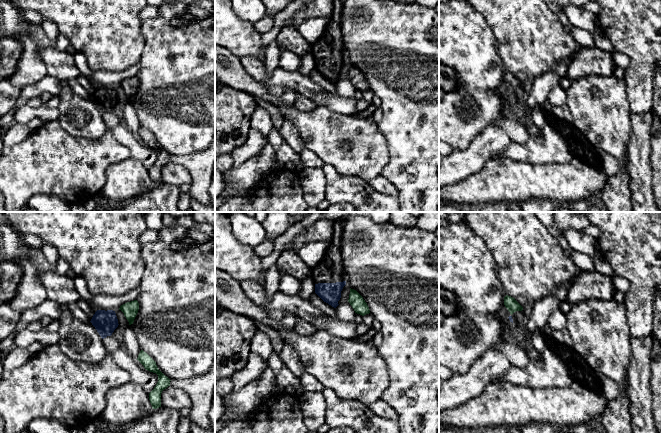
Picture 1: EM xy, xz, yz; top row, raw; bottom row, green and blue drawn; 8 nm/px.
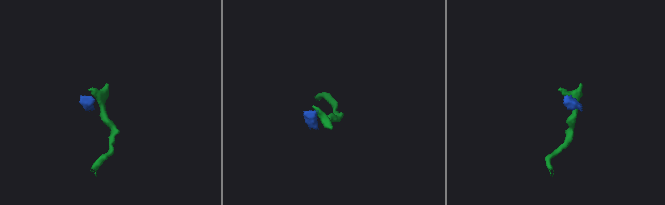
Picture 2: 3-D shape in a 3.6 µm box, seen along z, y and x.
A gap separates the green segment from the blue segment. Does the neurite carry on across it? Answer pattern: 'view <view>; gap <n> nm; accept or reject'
view yz; gap 20 nm; reject

